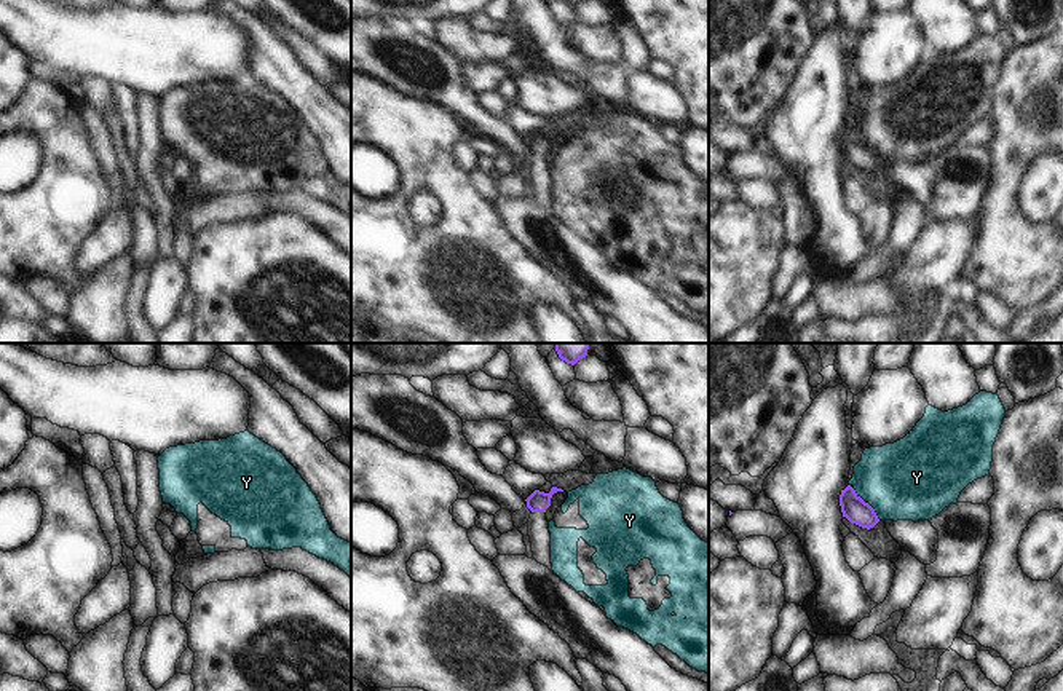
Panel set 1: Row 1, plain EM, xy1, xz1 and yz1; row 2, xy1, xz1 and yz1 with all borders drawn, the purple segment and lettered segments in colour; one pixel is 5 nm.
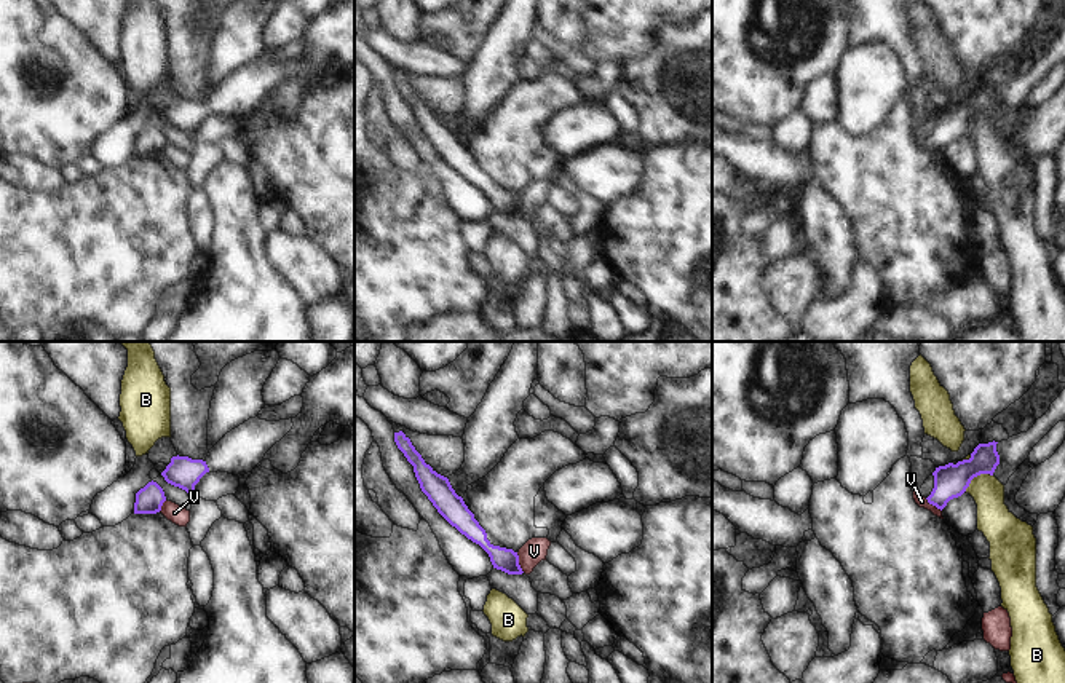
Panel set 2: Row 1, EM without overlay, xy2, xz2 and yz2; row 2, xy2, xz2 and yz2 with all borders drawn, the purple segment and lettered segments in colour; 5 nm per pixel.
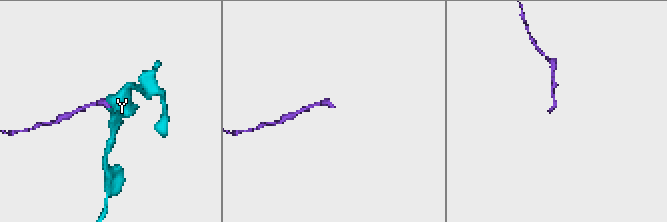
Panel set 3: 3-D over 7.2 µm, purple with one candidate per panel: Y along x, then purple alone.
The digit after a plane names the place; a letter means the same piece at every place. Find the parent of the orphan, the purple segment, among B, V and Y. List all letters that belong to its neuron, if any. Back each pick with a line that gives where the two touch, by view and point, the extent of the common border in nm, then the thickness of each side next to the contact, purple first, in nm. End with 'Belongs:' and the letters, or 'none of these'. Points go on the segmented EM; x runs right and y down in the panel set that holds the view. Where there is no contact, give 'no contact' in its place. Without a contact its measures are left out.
Belongs: none of these

